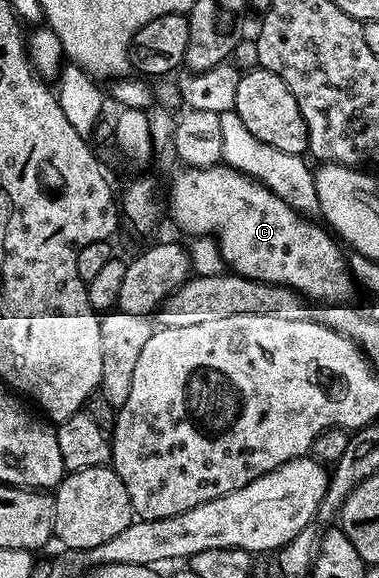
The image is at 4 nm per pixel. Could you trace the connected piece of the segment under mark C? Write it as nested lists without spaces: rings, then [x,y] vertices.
[[[218,164],[200,170],[181,168],[169,186],[169,214],[188,236],[212,236],[217,239],[221,259],[232,273],[276,286],[286,286],[313,302],[345,302],[353,294],[355,279],[349,273],[349,259],[338,241],[322,226],[308,222],[262,182],[256,182],[231,166]]]

